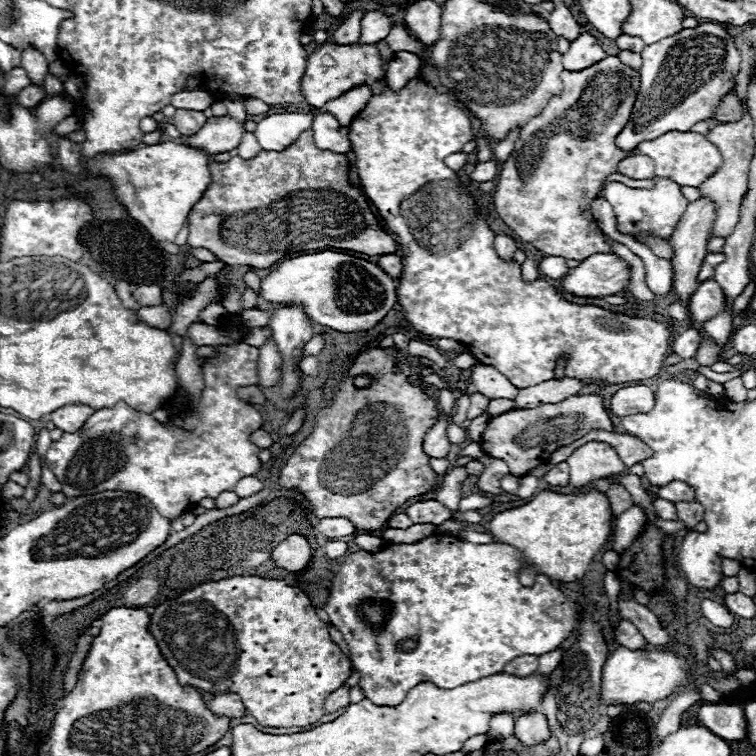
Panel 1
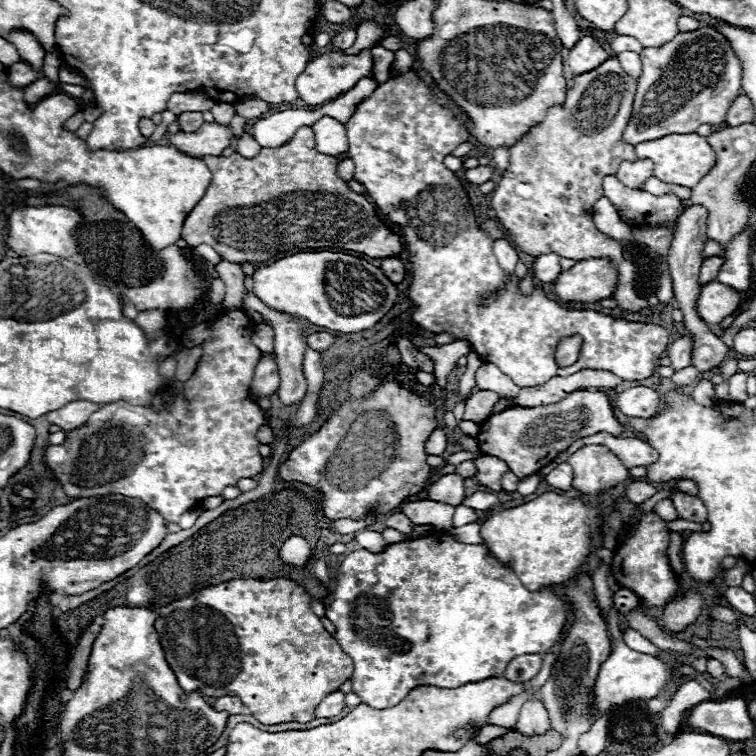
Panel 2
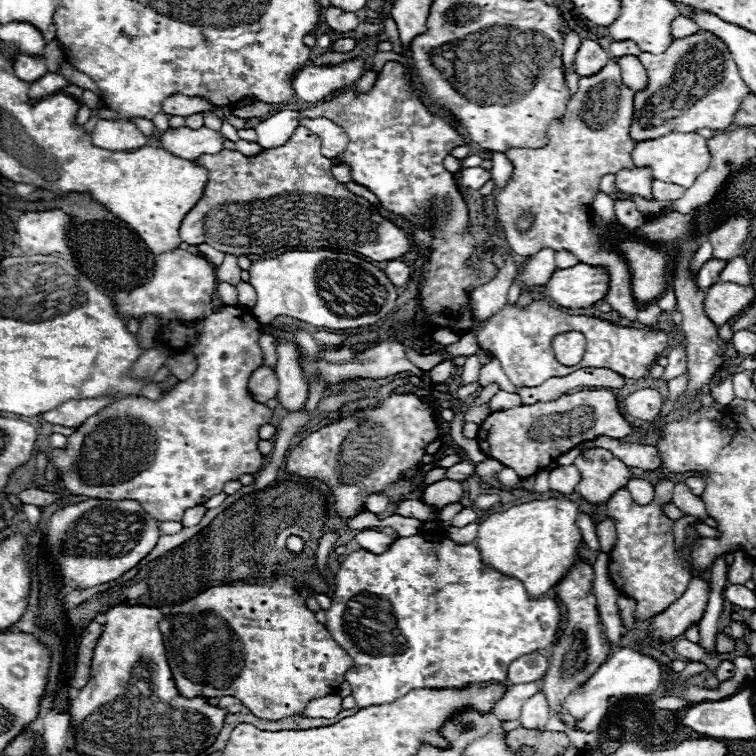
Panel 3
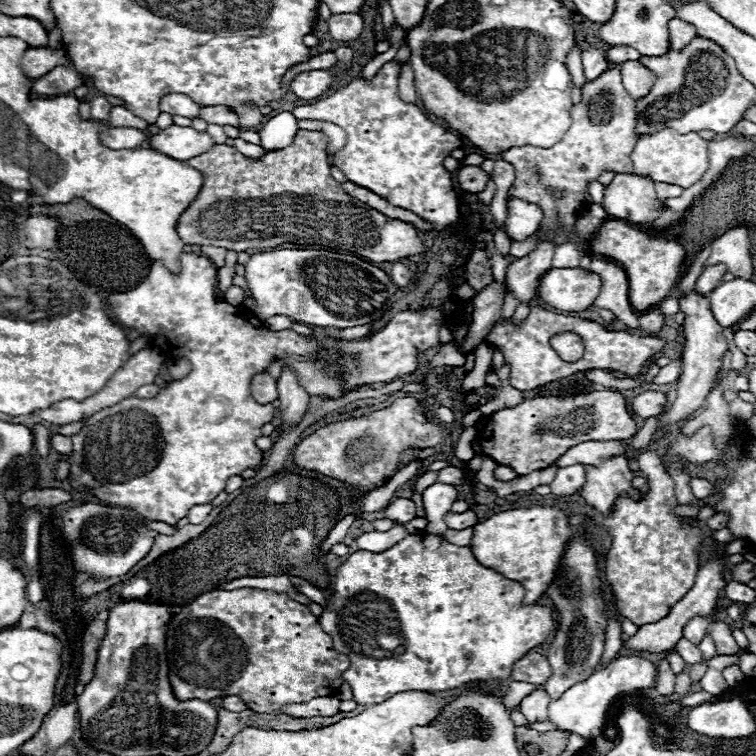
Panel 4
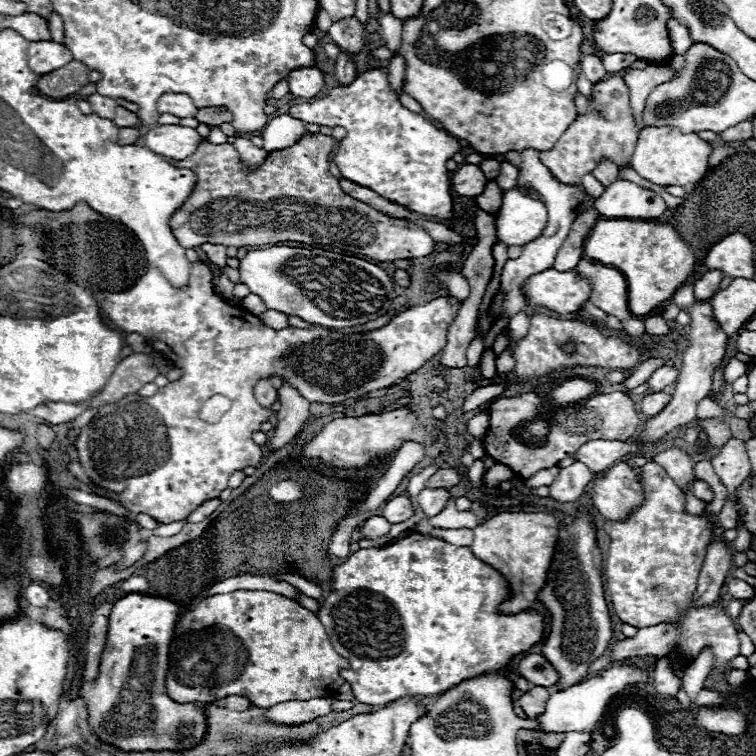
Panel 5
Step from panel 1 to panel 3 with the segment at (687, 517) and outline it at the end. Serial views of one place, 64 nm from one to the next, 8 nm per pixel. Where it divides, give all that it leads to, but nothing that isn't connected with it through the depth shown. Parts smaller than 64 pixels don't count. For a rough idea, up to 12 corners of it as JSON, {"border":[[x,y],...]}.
{"border":[[684,482],[674,486],[672,502],[684,516],[708,518],[700,496]]}

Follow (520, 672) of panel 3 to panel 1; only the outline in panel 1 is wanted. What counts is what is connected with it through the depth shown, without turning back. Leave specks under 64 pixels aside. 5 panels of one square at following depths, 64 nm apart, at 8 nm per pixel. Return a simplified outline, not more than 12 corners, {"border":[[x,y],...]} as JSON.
{"border":[[520,656],[504,666],[504,672],[528,676],[536,672],[536,656]]}

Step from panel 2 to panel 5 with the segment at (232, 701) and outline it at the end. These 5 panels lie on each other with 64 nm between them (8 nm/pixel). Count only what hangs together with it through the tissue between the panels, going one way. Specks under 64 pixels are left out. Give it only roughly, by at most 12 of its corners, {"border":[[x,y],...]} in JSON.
{"border":[[242,696],[224,698],[228,710],[246,710],[250,706]]}

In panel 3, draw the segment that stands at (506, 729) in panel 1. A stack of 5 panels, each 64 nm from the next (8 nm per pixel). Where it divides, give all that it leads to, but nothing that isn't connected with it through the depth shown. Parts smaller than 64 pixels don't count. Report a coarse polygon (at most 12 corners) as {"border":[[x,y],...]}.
{"border":[[542,678],[514,684],[496,702],[500,722],[520,718],[520,708],[528,696],[542,690]]}

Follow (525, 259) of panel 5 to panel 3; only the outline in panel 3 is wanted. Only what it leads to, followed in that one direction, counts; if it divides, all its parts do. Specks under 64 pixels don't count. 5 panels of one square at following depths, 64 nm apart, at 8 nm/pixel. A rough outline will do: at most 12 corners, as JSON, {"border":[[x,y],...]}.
{"border":[[544,248],[522,268],[520,286],[544,286],[558,270]]}

